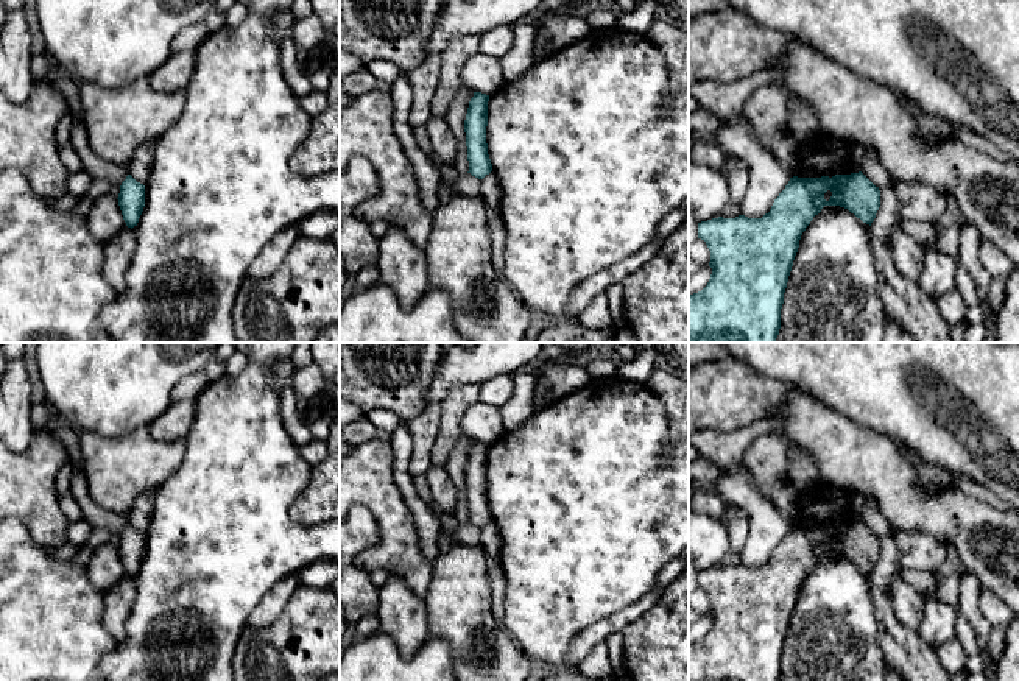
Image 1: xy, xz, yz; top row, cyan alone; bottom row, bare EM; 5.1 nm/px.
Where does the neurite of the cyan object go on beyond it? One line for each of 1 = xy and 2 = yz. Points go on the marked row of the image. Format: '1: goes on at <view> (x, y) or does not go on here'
1: does not go on here
2: does not go on here

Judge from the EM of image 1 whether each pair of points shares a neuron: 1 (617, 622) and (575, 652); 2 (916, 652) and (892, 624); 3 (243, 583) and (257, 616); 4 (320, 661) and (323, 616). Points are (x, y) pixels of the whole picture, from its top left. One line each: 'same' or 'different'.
1: same
2: same
3: different
4: same

